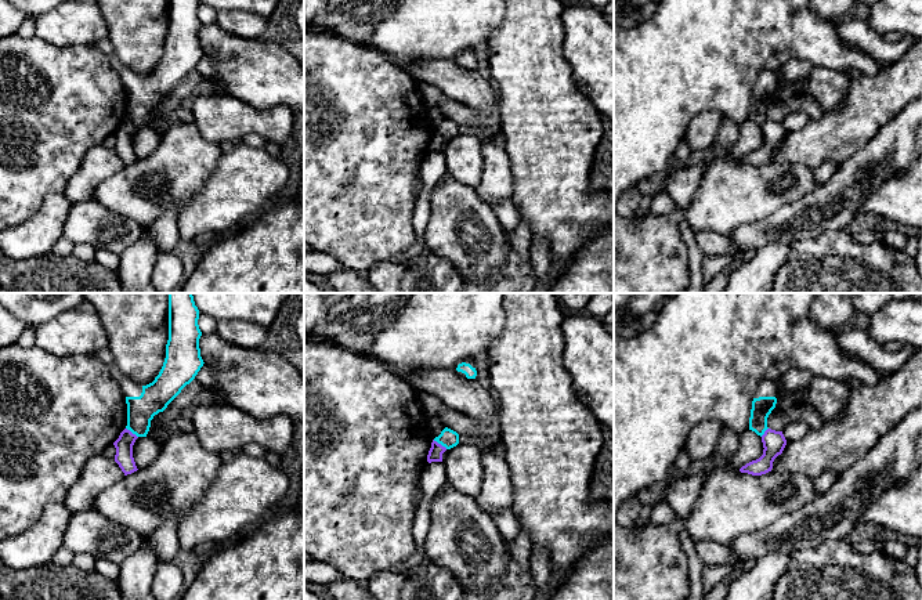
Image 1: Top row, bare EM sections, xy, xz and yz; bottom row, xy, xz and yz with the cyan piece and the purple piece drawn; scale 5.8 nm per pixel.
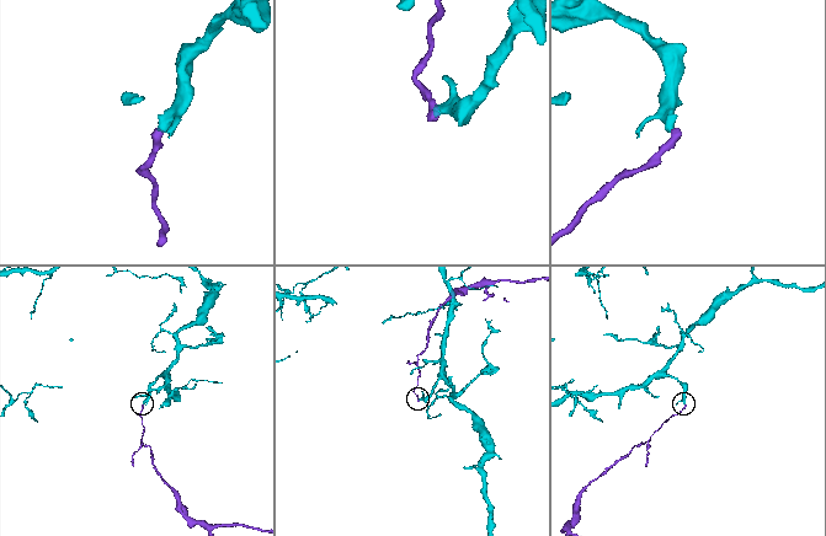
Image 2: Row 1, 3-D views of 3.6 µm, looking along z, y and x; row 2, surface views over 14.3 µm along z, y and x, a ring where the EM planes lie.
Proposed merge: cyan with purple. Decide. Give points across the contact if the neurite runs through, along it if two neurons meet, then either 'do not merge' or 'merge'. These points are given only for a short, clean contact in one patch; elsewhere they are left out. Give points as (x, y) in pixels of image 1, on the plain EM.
along xz (433, 130), (447, 138) | do not merge

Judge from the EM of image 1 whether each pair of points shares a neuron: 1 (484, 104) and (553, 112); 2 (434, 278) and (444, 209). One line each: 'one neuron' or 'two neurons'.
1: two neurons
2: two neurons

